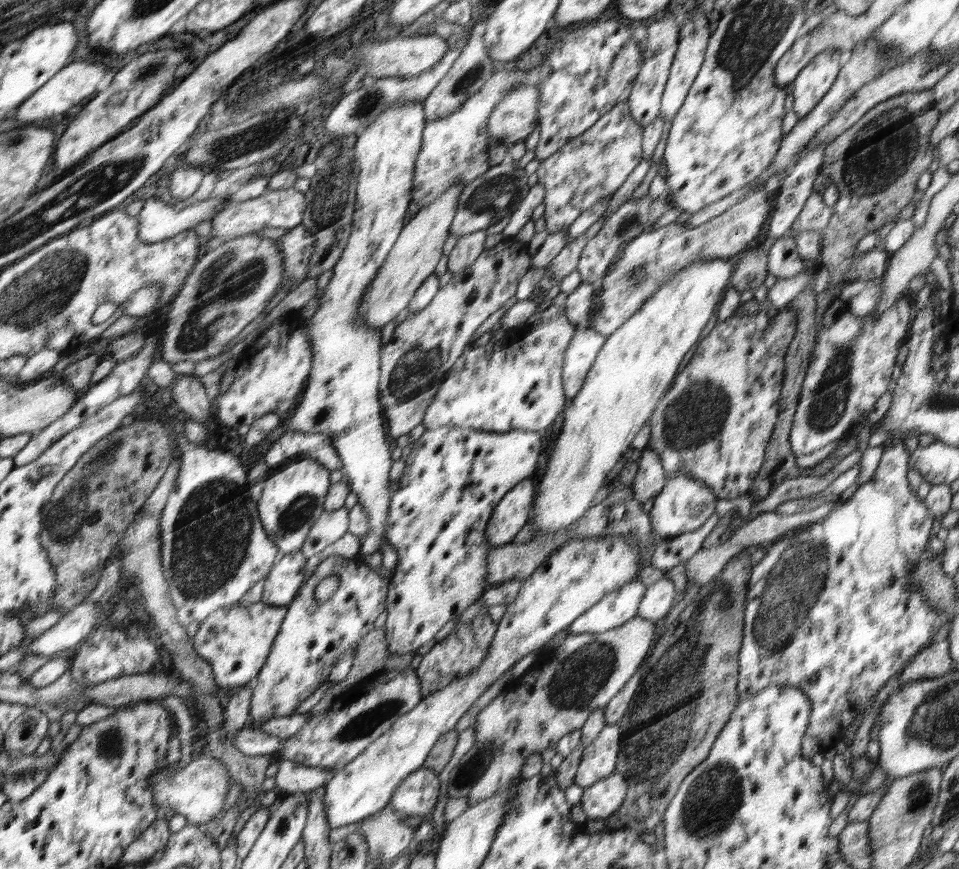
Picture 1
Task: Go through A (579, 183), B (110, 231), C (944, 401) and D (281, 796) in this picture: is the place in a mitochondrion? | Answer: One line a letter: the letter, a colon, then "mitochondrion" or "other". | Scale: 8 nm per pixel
A: other
B: other
C: mitochondrion
D: other

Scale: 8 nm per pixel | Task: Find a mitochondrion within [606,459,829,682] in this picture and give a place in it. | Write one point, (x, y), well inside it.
(698, 507)

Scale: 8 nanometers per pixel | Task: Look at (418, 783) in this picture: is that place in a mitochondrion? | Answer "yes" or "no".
no

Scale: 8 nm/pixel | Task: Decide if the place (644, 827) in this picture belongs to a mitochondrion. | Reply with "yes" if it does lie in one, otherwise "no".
no

